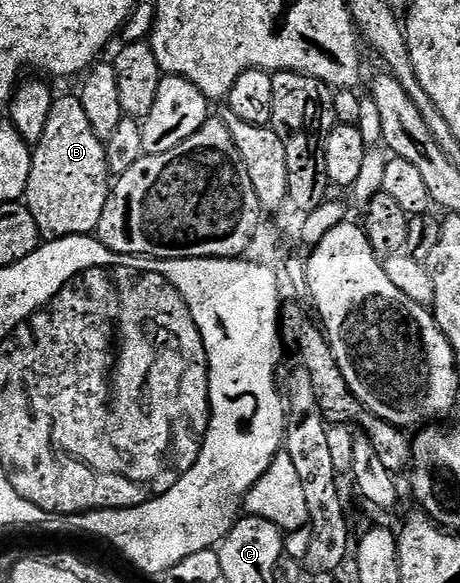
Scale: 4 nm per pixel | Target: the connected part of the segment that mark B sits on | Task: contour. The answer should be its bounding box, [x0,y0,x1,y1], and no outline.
[23,97,111,239]

